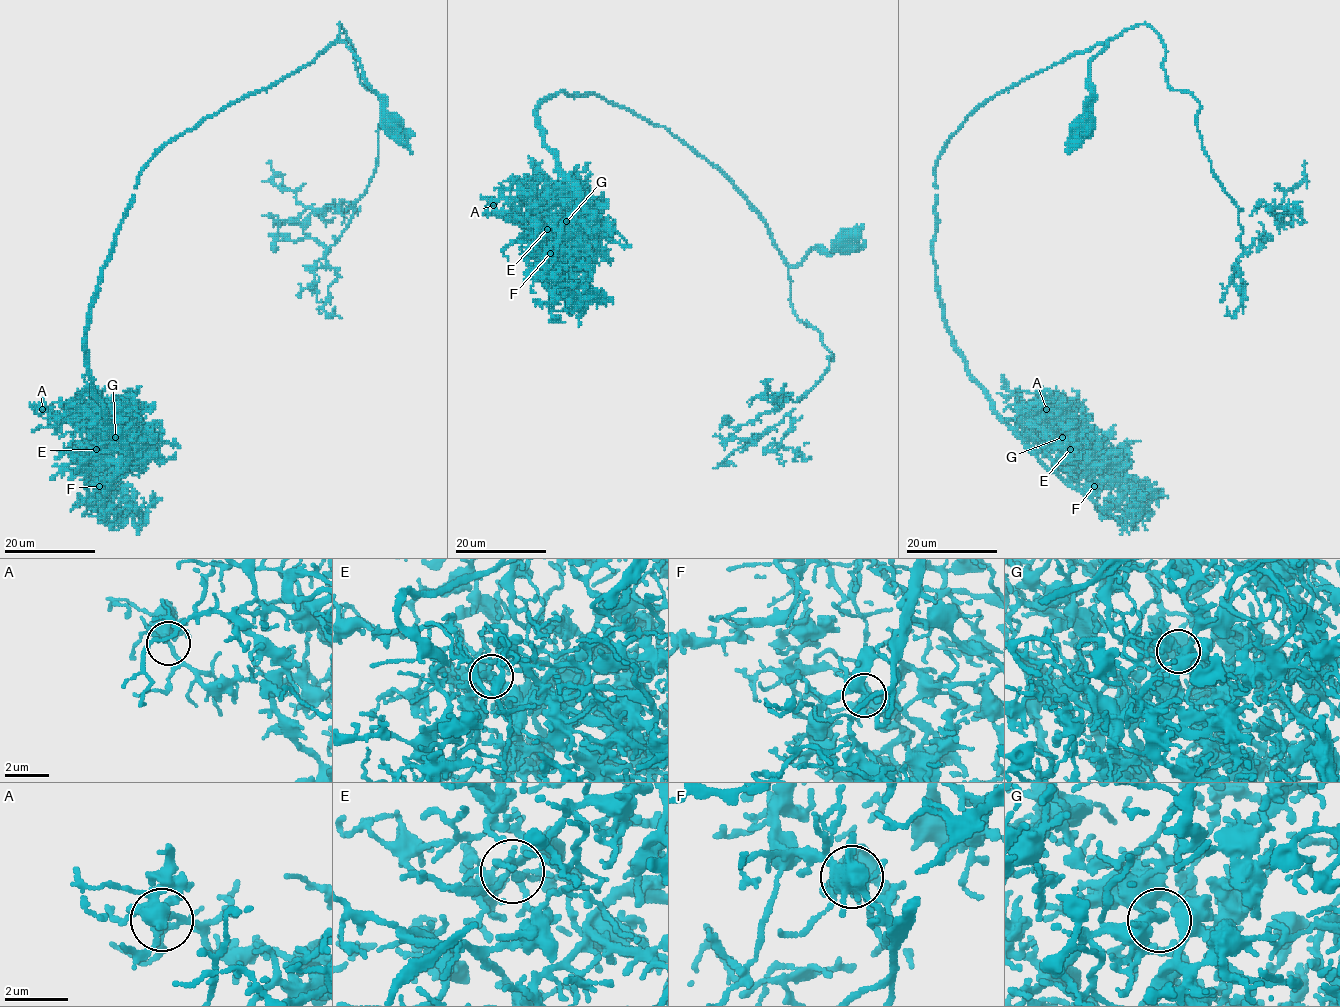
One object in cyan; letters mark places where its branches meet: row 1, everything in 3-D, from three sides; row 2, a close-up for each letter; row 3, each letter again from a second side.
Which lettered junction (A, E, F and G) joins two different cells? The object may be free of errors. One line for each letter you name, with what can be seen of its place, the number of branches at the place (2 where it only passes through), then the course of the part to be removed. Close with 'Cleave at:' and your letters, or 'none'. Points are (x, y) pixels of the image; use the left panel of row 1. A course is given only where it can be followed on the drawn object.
Cleave at: none

